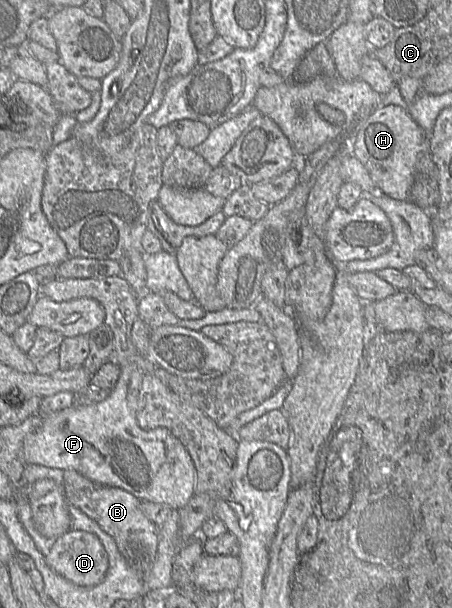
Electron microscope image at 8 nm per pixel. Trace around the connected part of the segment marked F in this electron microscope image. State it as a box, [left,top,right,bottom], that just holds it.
[23,364,196,510]

